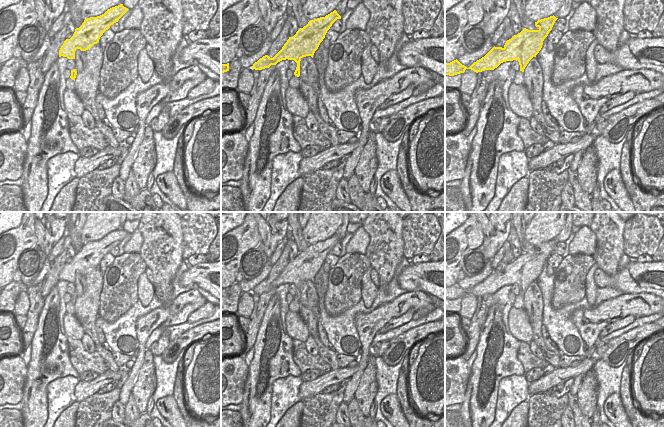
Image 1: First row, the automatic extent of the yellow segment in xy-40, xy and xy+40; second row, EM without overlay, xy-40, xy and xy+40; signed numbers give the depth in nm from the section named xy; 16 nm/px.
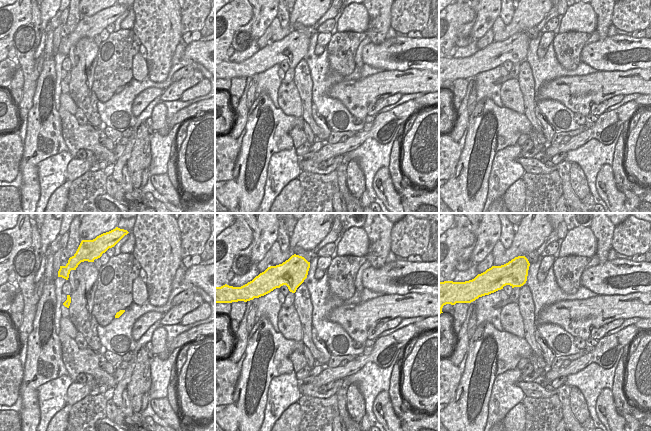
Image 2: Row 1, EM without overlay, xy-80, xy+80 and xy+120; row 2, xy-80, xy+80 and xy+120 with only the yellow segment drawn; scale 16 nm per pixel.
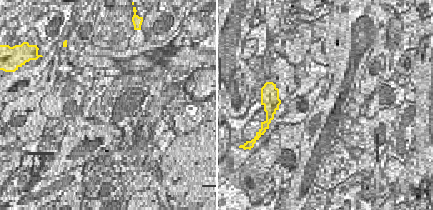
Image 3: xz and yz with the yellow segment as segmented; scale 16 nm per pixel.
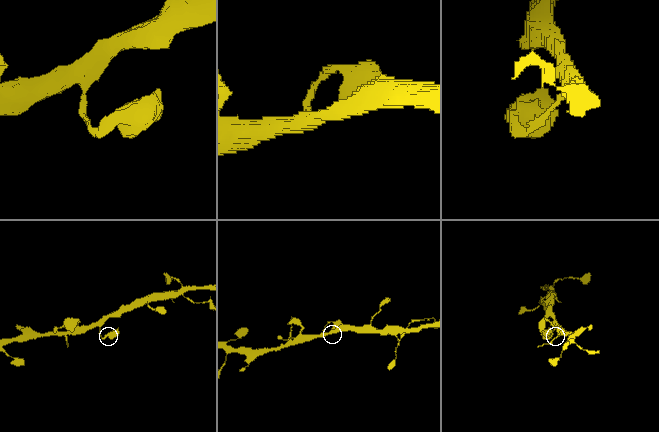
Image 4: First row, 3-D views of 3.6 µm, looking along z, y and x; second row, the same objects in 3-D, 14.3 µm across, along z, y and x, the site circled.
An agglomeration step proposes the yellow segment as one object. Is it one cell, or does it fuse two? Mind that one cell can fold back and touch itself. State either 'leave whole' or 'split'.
leave whole

